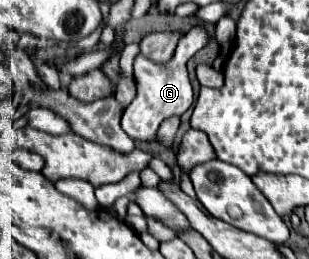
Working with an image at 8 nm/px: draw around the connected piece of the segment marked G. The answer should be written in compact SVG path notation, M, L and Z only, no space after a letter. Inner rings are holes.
M197 23L189 29L189 33L185 35L183 41L179 41L179 47L173 55L173 59L165 65L157 65L153 61L149 61L147 57L139 55L135 59L135 83L137 83L137 97L133 99L133 103L123 111L123 119L121 119L121 127L123 131L133 139L133 141L153 141L157 127L161 125L163 119L173 117L173 115L183 115L189 107L191 107L191 83L187 77L187 67L185 63L205 45L209 43L209 33L207 29Z

